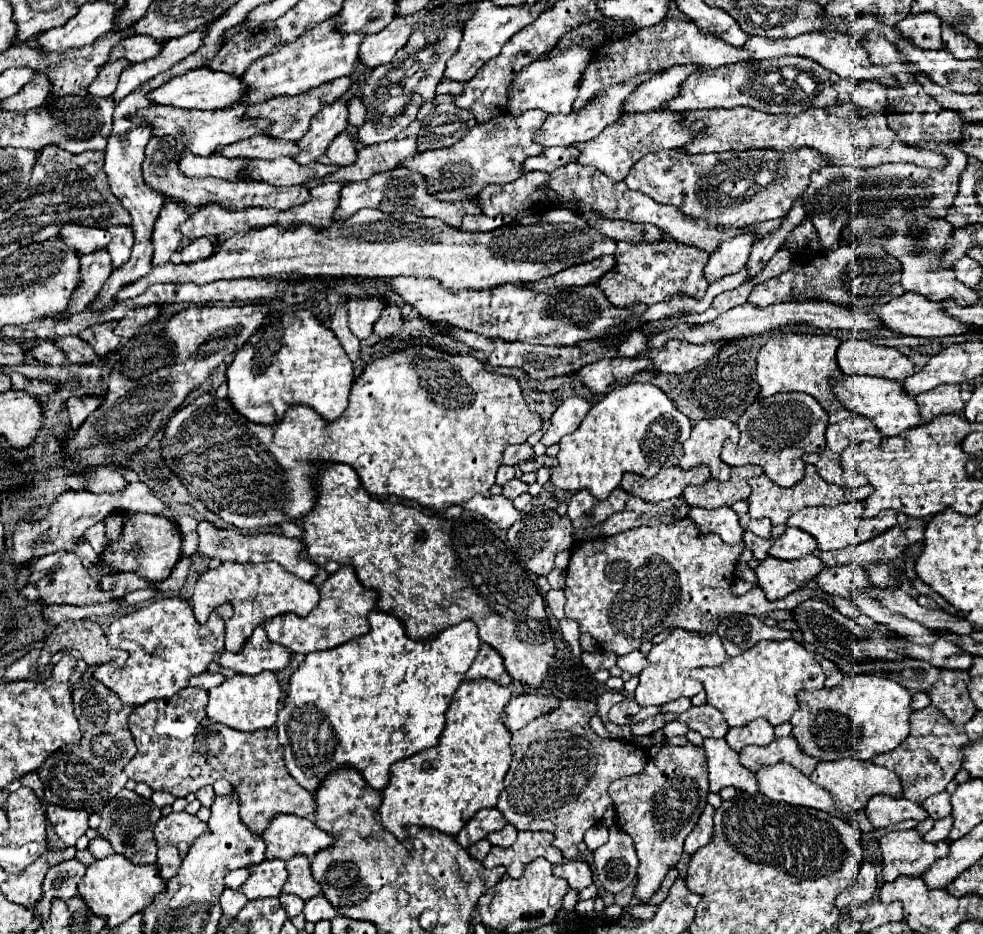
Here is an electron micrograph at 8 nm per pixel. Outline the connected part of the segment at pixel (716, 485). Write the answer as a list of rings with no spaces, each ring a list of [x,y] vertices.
[[[739,466],[731,470],[731,478],[727,482],[709,480],[703,486],[689,486],[683,494],[683,500],[689,506],[701,506],[701,508],[721,508],[721,506],[733,506],[739,500],[747,500],[751,494],[751,486],[747,484],[749,478],[761,476],[763,470],[759,466]]]

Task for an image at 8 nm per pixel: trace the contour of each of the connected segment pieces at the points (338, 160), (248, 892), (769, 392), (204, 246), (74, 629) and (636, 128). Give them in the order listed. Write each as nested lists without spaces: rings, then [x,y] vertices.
[[[349,132],[339,134],[331,146],[325,150],[323,156],[319,156],[317,162],[321,164],[335,164],[335,166],[351,166],[357,160],[357,152],[355,152],[355,142],[351,140]]]
[[[263,860],[249,868],[251,876],[239,888],[249,900],[255,898],[277,898],[287,880],[287,868],[283,860]]]
[[[779,334],[773,336],[757,356],[757,382],[761,386],[761,396],[773,396],[779,392],[805,392],[813,396],[823,410],[829,414],[829,422],[841,422],[851,416],[847,408],[833,394],[831,380],[843,376],[837,366],[835,352],[839,348],[839,338],[835,336],[809,336],[809,334]]]
[[[199,238],[195,242],[191,242],[189,246],[185,246],[181,250],[181,262],[185,264],[191,264],[191,262],[199,262],[199,260],[205,260],[207,256],[211,256],[213,252],[213,244],[207,240],[207,238]]]
[[[91,620],[59,622],[41,648],[41,656],[37,660],[39,672],[43,672],[51,662],[51,656],[61,650],[81,652],[83,660],[89,666],[99,666],[110,660],[120,660],[124,664],[129,656],[124,650],[109,646],[101,626]]]
[[[653,110],[647,114],[623,114],[615,124],[605,128],[597,138],[587,140],[583,144],[575,144],[575,148],[579,148],[581,152],[577,162],[583,166],[593,166],[605,172],[609,178],[621,182],[625,180],[631,166],[639,162],[645,154],[667,150],[667,148],[681,148],[689,144],[689,140],[693,140],[701,130],[703,130],[701,122],[695,122],[691,128],[685,128],[679,114],[671,114],[663,110]]]

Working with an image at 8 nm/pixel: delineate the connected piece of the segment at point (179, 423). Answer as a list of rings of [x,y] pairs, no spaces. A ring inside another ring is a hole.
[[[413,346],[371,360],[351,388],[345,414],[335,422],[321,420],[309,406],[293,406],[279,424],[253,424],[247,418],[241,418],[227,400],[203,394],[187,408],[177,410],[169,420],[161,454],[175,472],[189,466],[183,480],[187,482],[189,492],[211,512],[219,514],[235,528],[255,530],[279,526],[289,520],[303,520],[317,502],[315,478],[319,466],[327,462],[341,462],[355,468],[363,488],[373,496],[415,500],[437,512],[463,504],[475,494],[487,498],[495,484],[505,446],[527,442],[541,426],[541,418],[525,404],[515,378],[485,370],[485,366],[469,354],[451,356],[429,346]],[[191,466],[203,466],[199,480],[197,476],[191,476]]]

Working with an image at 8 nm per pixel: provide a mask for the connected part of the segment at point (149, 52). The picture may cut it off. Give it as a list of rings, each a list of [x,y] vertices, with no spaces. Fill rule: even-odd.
[[[127,36],[127,40],[123,40],[123,44],[117,44],[111,50],[111,56],[107,62],[115,62],[119,58],[125,58],[131,64],[137,64],[137,62],[157,56],[157,52],[163,48],[163,44],[165,42],[151,40],[151,36]]]

